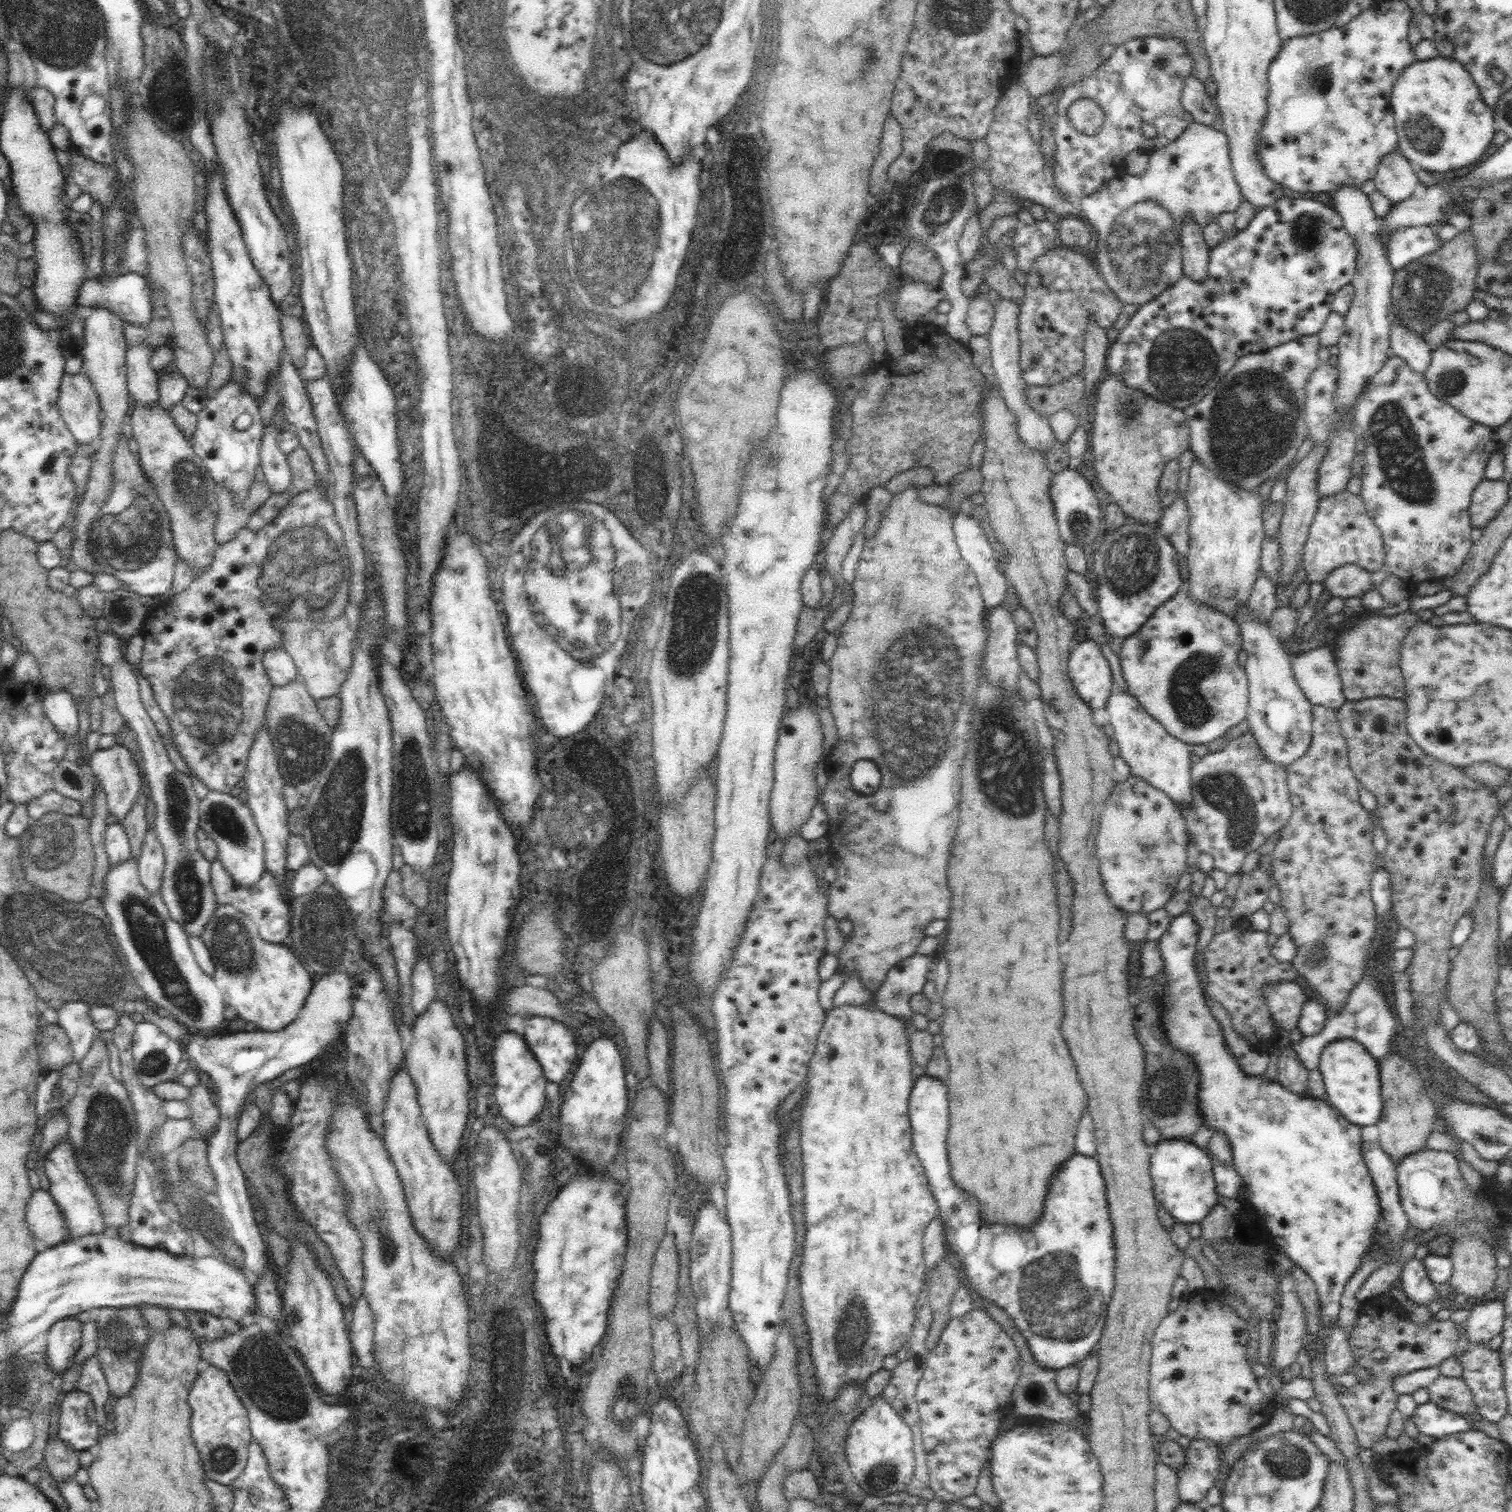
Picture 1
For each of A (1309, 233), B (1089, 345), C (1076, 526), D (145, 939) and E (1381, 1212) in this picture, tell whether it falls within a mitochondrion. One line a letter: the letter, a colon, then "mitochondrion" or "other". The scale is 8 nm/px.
A: mitochondrion
B: other
C: mitochondrion
D: mitochondrion
E: other

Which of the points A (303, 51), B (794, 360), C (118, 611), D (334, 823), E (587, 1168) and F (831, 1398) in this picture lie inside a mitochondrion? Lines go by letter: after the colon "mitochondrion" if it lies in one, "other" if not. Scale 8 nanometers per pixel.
A: other
B: other
C: other
D: mitochondrion
E: other
F: other

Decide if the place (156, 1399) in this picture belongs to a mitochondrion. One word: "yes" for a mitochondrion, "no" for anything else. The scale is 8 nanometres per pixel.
no

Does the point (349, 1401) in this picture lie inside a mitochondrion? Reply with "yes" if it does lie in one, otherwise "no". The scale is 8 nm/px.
no

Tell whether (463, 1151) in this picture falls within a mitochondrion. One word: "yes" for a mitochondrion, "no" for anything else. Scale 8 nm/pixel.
no

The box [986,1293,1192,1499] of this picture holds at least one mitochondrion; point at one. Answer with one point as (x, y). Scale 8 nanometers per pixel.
(1033, 1393)

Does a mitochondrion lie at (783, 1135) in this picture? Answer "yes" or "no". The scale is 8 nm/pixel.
no

